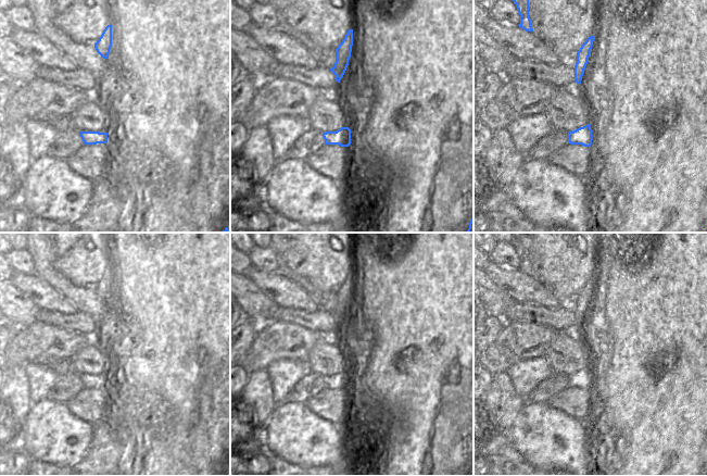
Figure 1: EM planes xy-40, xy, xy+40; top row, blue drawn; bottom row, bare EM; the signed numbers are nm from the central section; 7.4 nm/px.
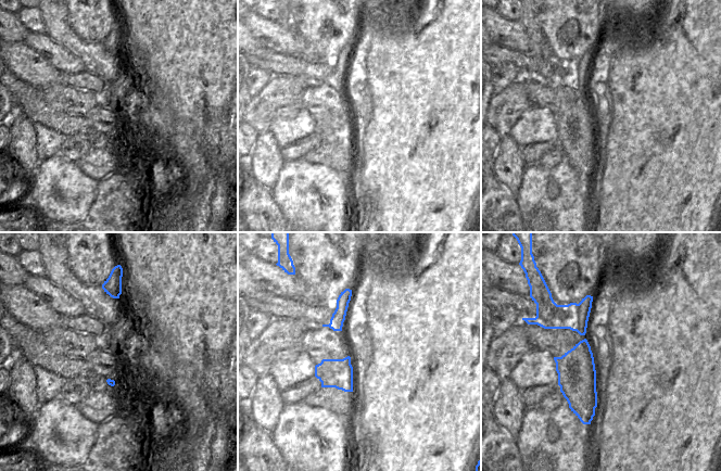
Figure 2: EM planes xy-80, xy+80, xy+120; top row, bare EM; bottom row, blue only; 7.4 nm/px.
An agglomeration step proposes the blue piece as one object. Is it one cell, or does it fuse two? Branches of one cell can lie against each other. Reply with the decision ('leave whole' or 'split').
split

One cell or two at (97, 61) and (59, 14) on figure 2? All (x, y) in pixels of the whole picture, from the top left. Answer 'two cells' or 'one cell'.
one cell

